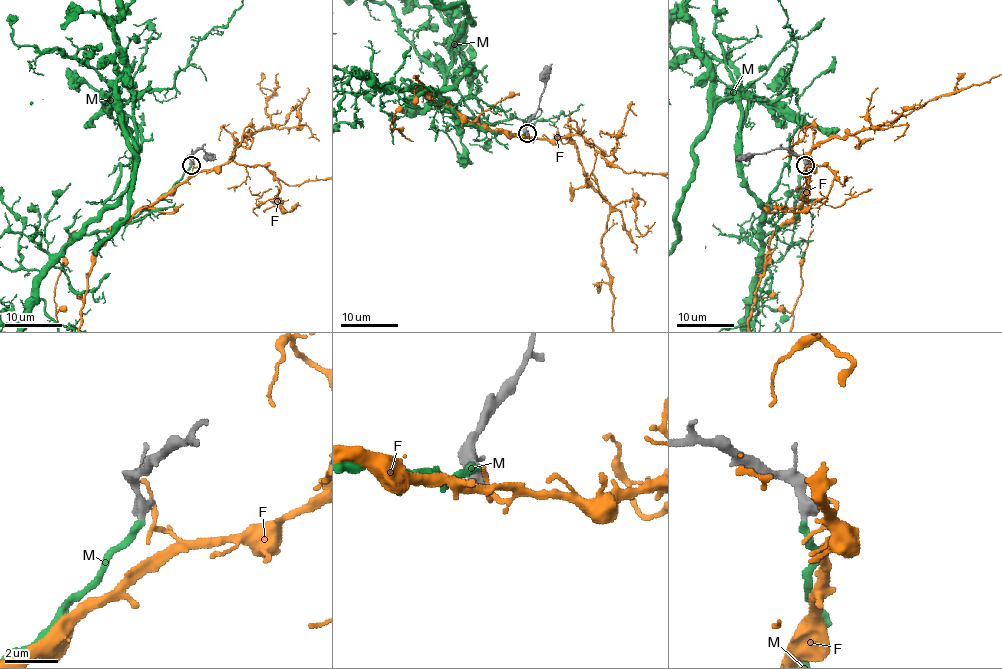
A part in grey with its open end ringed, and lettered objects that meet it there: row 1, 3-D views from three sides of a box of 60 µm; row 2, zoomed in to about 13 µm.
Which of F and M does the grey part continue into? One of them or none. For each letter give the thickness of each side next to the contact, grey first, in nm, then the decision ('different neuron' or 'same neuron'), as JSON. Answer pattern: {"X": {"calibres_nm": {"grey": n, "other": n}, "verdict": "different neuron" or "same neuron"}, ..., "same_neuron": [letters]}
{"F": {"calibres_nm": {"grey": 260, "other": 170}, "verdict": "different neuron"}, "M": {"calibres_nm": {"grey": 500, "other": 280}, "verdict": "same neuron"}, "same_neuron": ["M"]}

